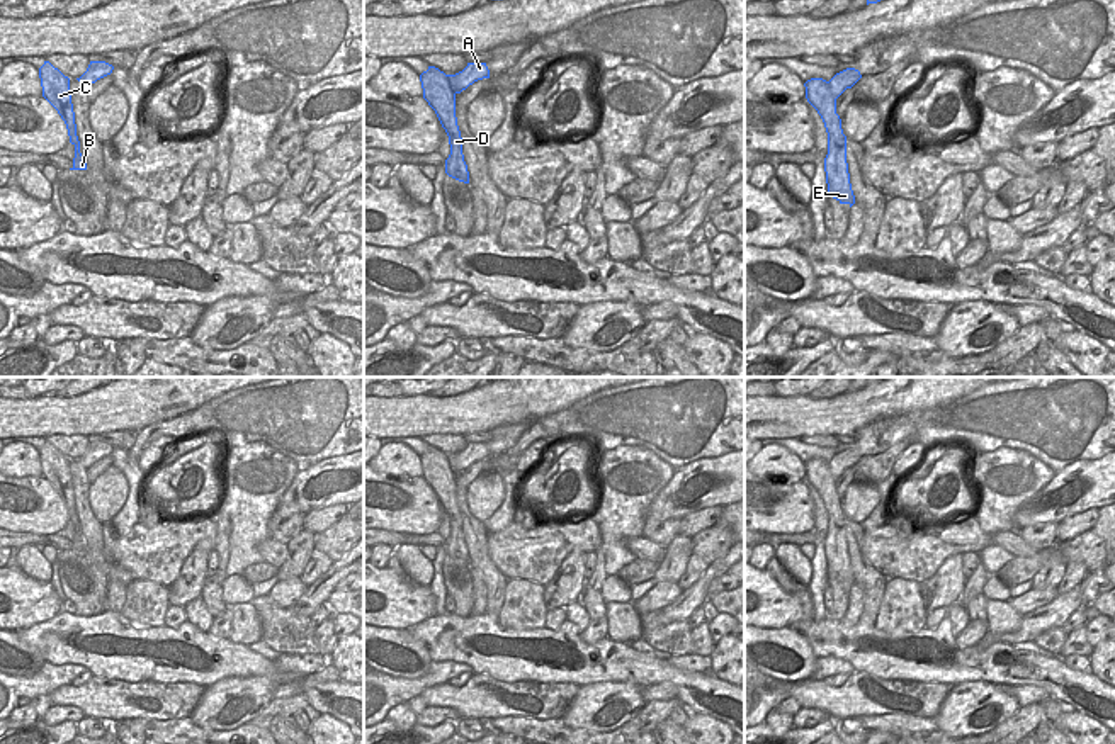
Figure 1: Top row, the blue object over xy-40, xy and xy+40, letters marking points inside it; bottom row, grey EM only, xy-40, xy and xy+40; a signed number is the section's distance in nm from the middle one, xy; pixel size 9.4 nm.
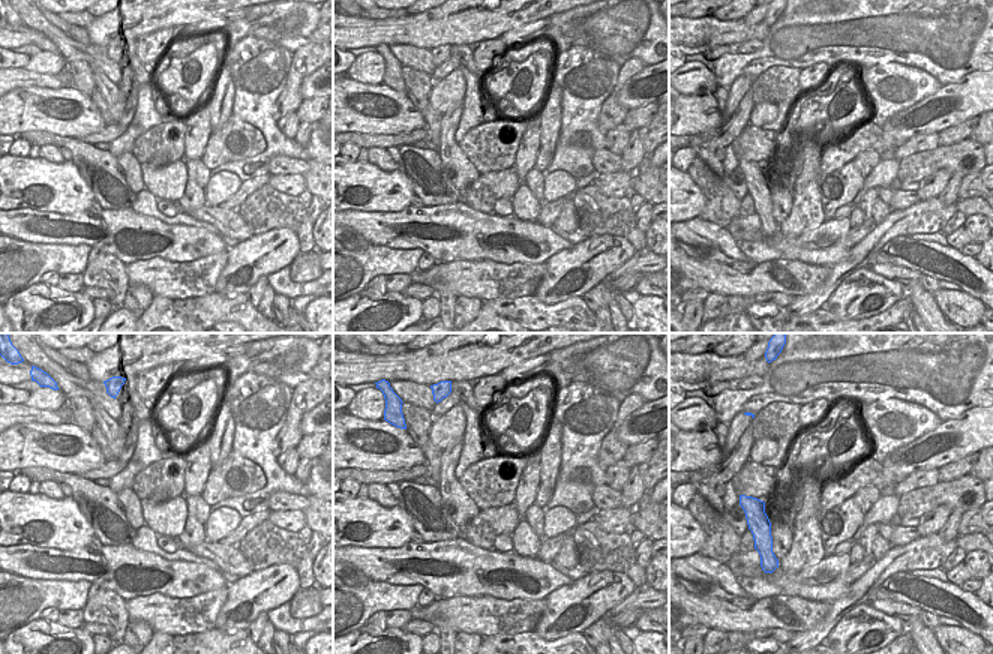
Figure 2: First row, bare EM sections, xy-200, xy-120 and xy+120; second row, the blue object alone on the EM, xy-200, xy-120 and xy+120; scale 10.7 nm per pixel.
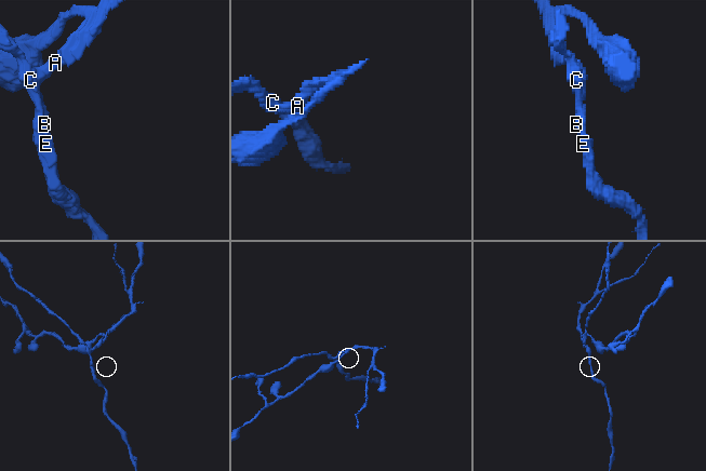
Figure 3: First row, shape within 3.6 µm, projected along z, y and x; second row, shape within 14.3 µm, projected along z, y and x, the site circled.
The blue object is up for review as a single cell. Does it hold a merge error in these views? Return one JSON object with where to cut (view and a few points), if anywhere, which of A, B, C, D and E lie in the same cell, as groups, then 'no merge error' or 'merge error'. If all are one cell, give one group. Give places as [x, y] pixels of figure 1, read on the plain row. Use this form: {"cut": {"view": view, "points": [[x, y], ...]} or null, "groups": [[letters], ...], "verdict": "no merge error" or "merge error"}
{"cut": {"view": "xy", "points": [[449, 456], [449, 466], [454, 474]]}, "groups": [["A"], ["B", "C", "D", "E"]], "verdict": "merge error"}

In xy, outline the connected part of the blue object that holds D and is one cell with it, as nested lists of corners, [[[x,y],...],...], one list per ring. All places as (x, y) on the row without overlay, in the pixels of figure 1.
[[[428,447],[420,455],[423,479],[435,491],[449,516],[450,535],[445,540],[445,554],[459,562],[469,564],[469,552],[462,535],[462,518],[456,498],[456,474],[450,467],[450,455]]]

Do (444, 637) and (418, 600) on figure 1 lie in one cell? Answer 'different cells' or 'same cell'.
different cells

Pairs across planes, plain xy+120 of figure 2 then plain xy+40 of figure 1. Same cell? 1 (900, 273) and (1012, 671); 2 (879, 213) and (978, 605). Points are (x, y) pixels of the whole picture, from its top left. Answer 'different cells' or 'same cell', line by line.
1: different cells
2: same cell

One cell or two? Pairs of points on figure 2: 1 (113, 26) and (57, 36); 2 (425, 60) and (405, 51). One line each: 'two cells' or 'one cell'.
1: two cells
2: one cell

